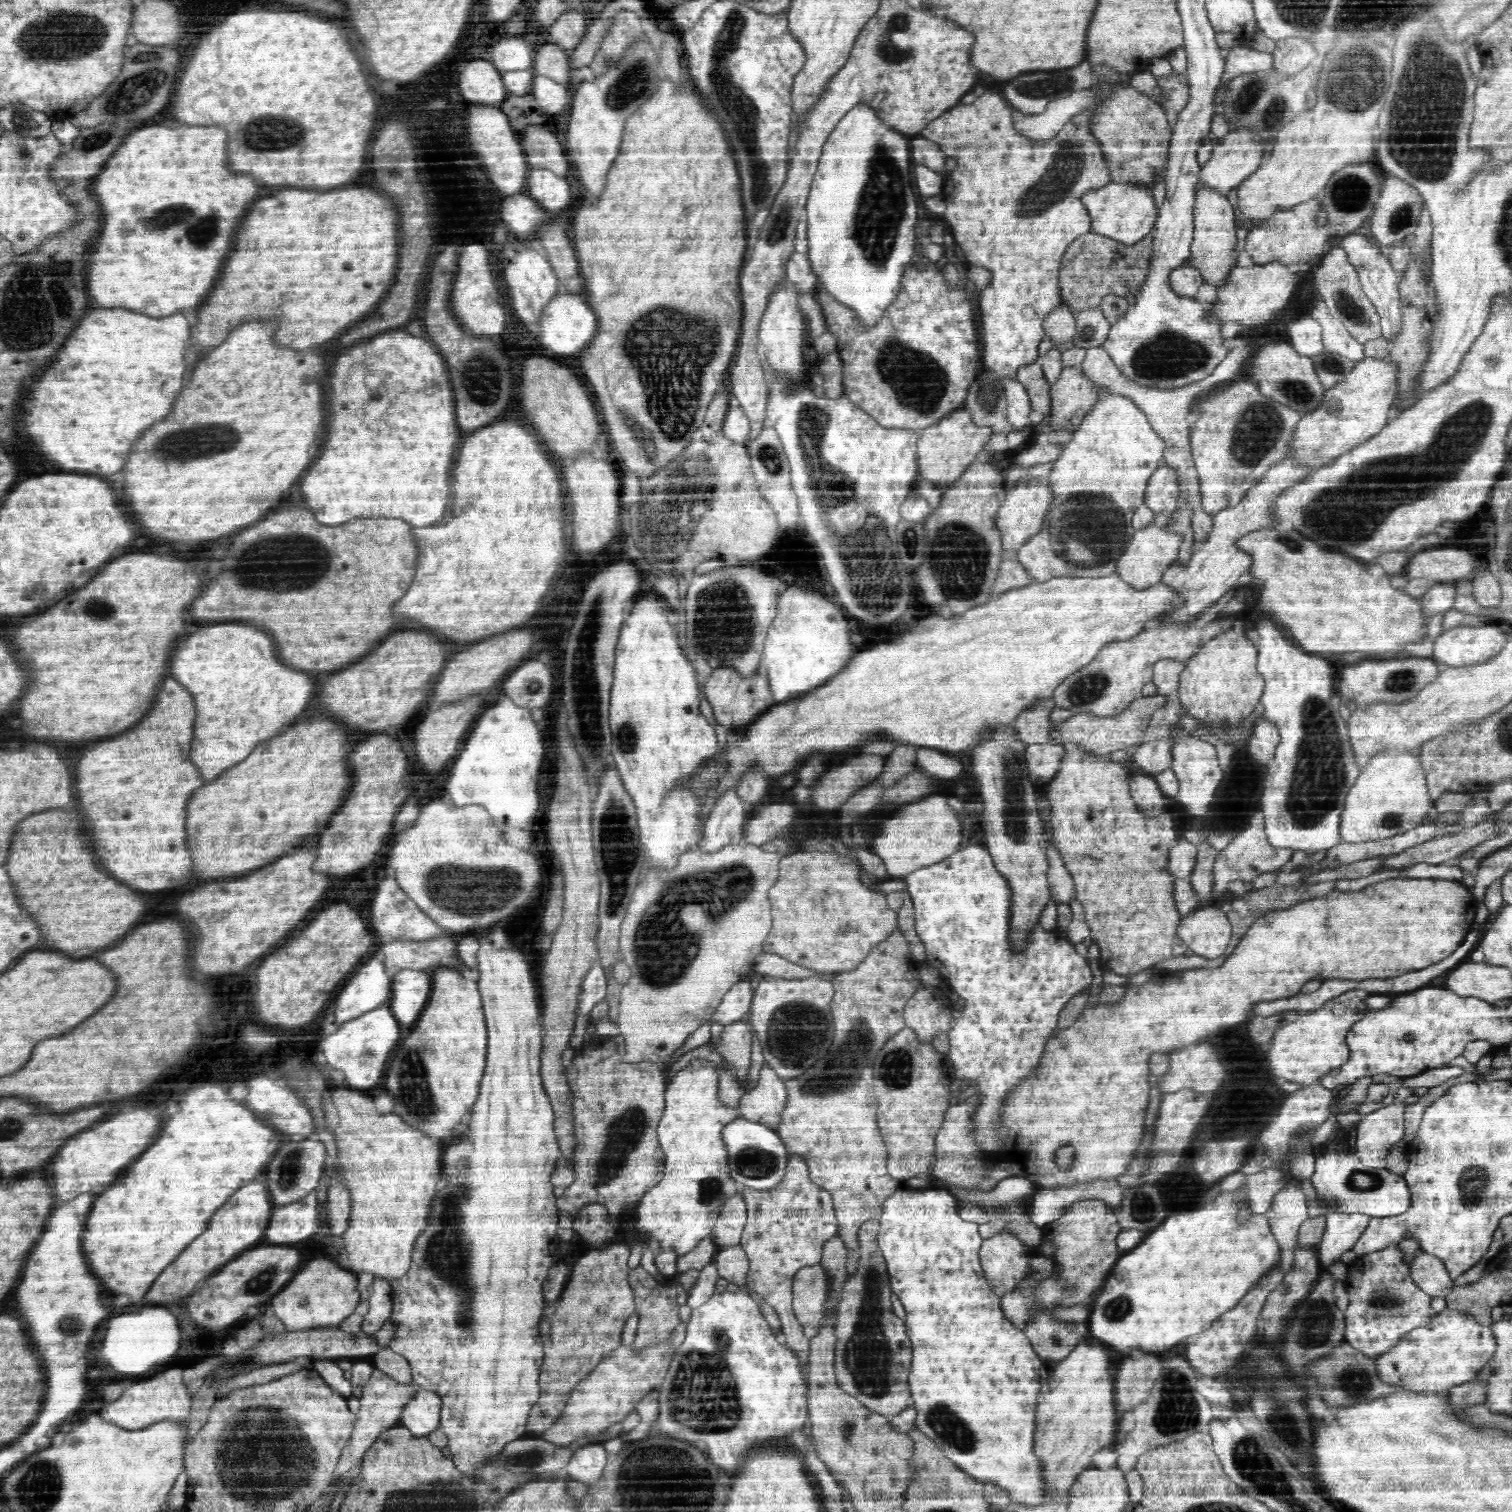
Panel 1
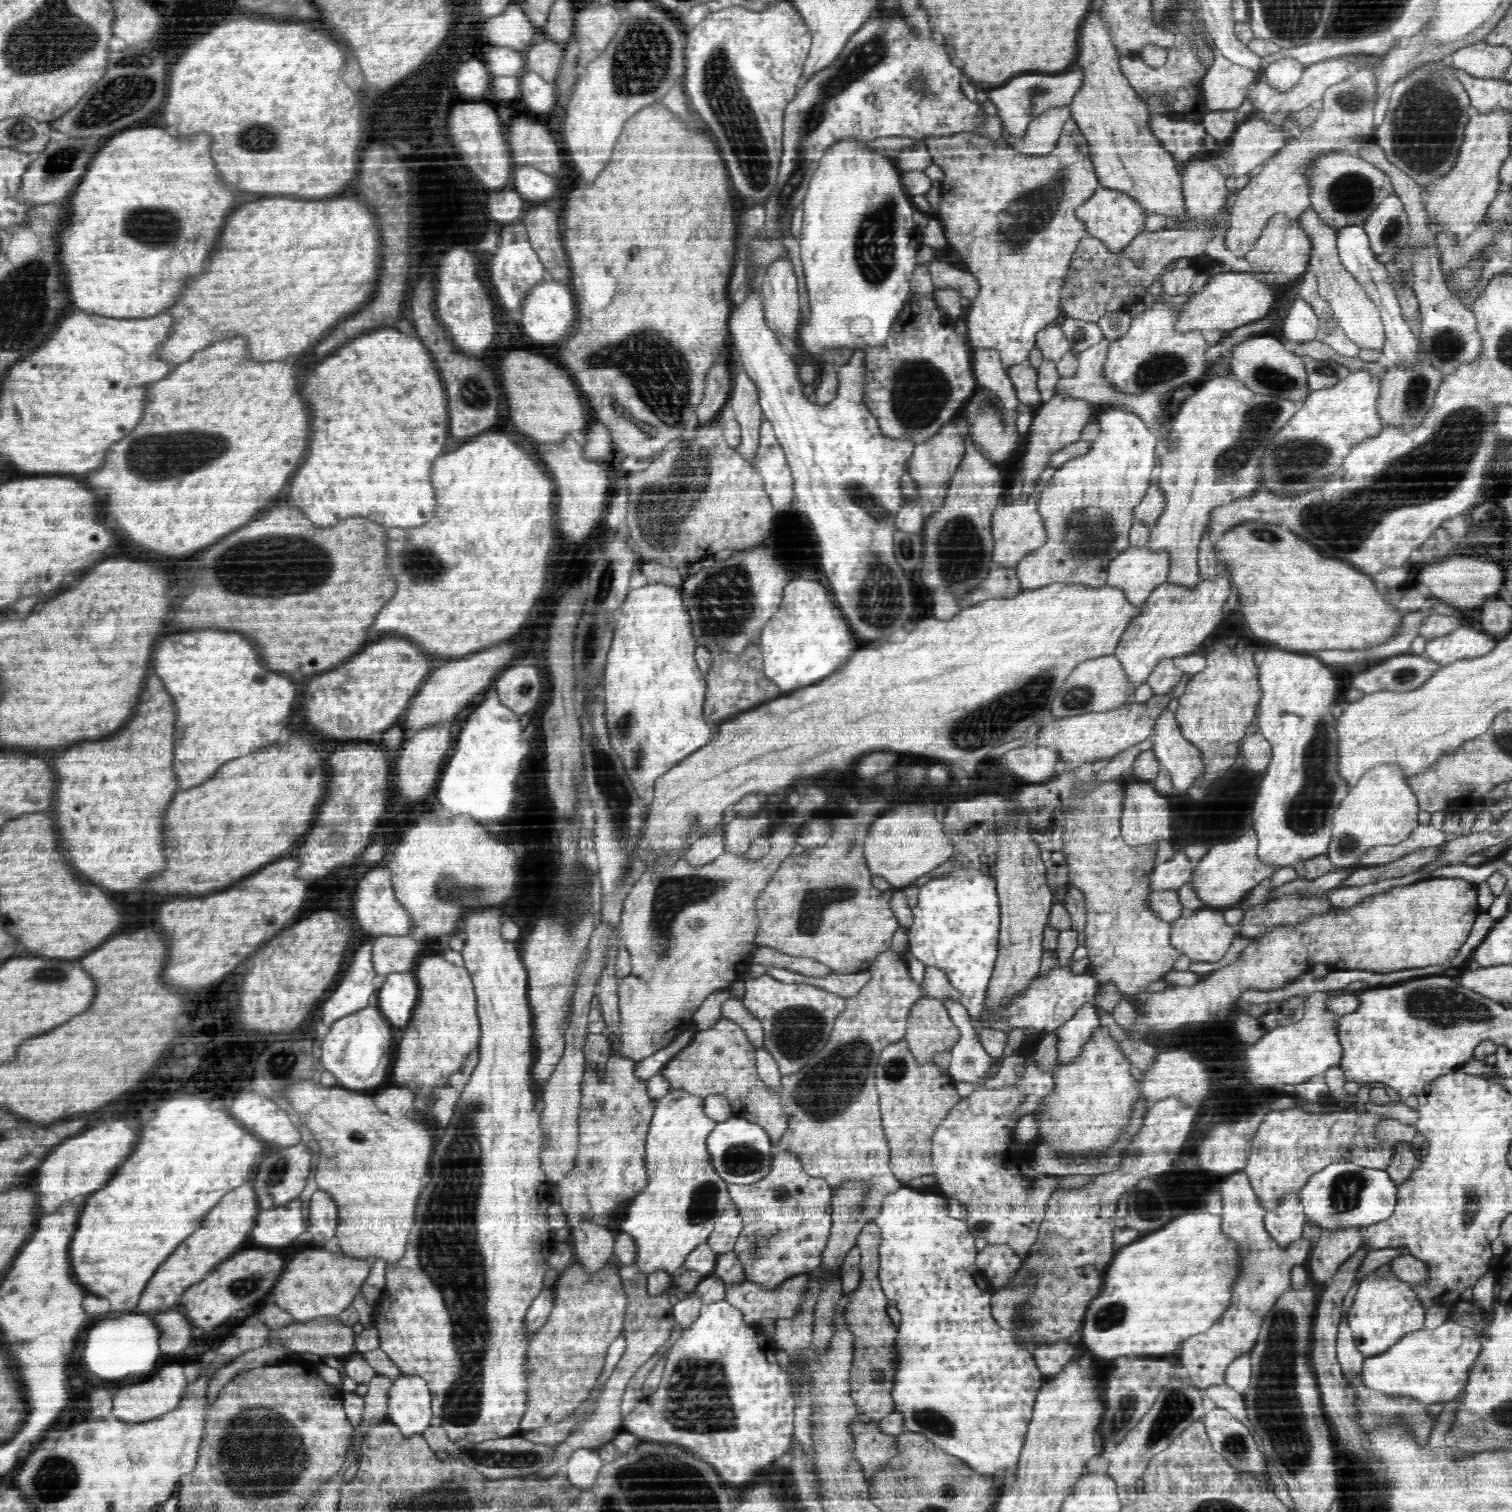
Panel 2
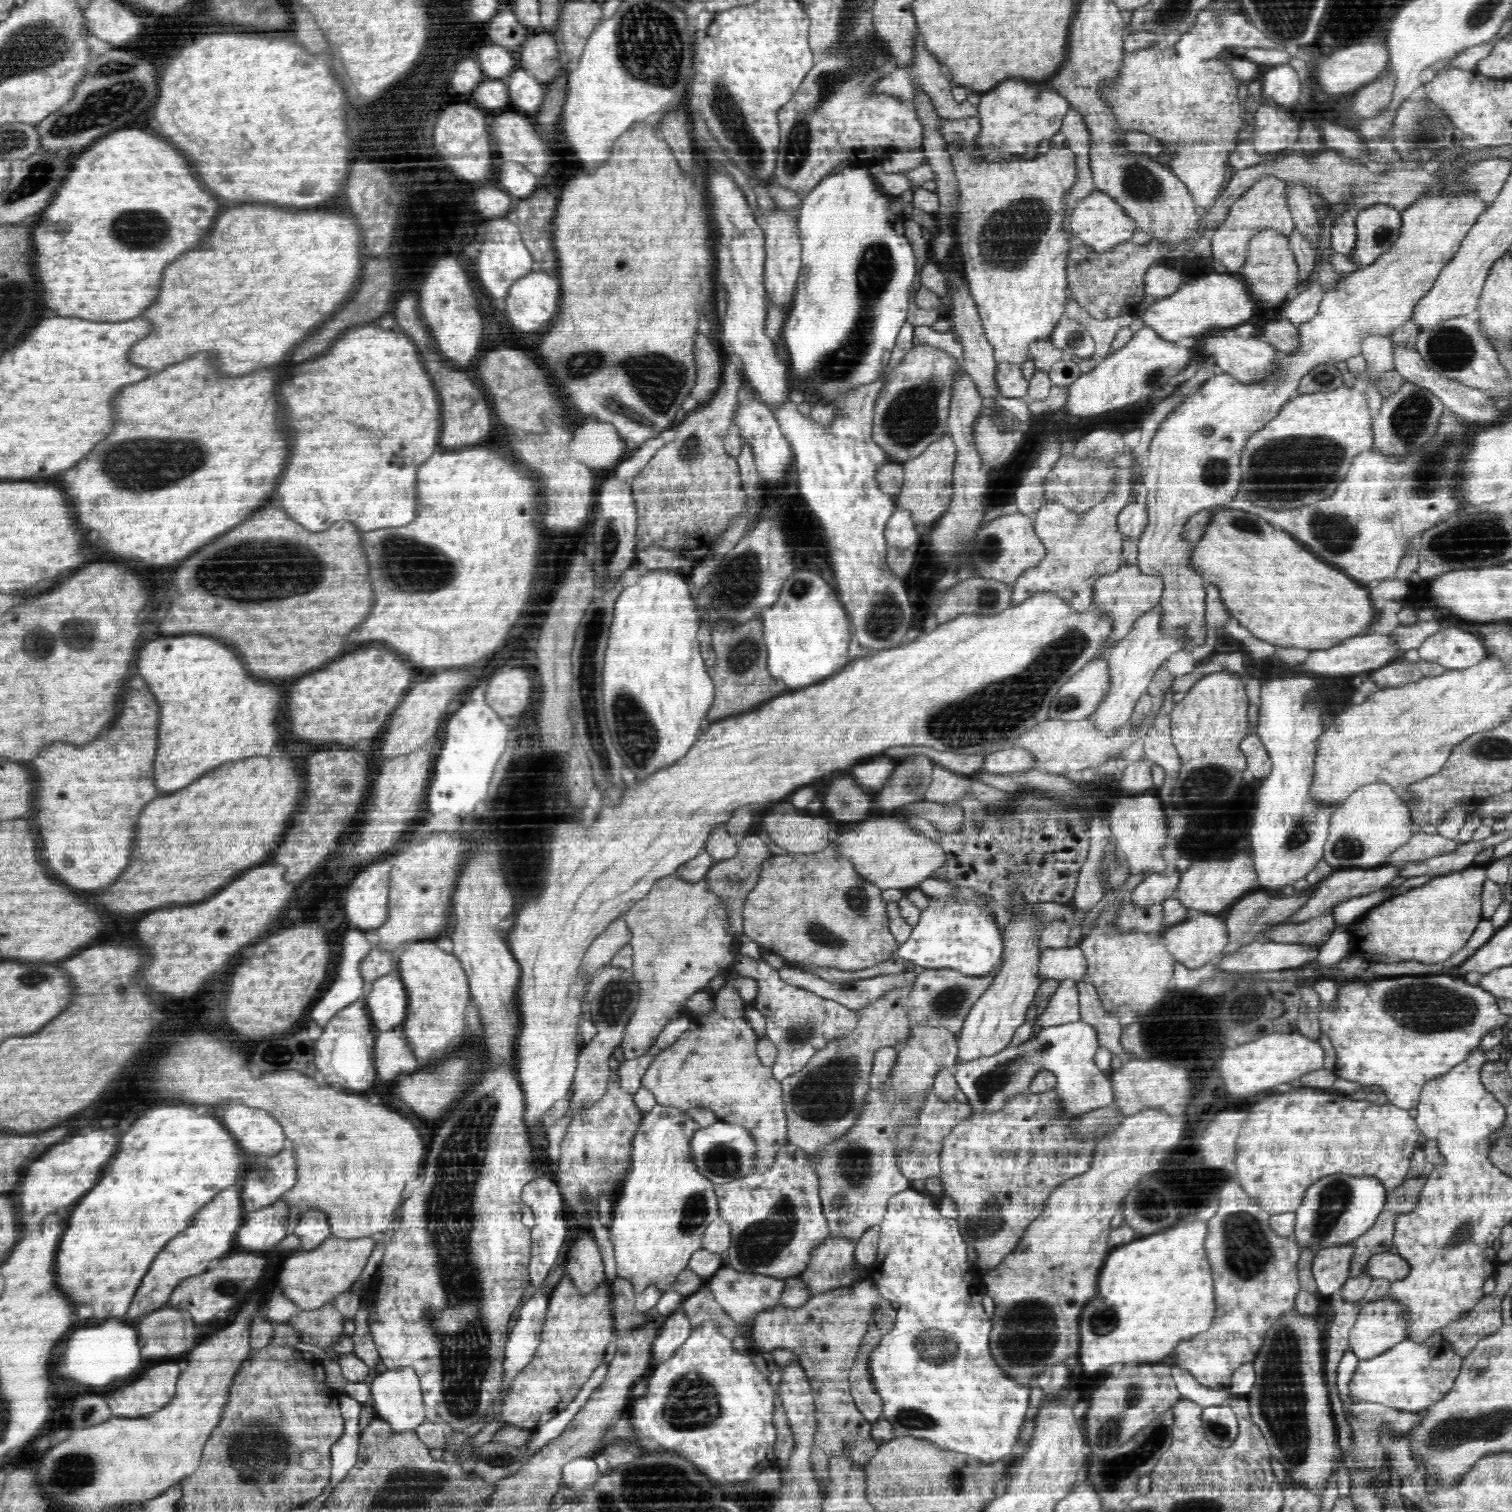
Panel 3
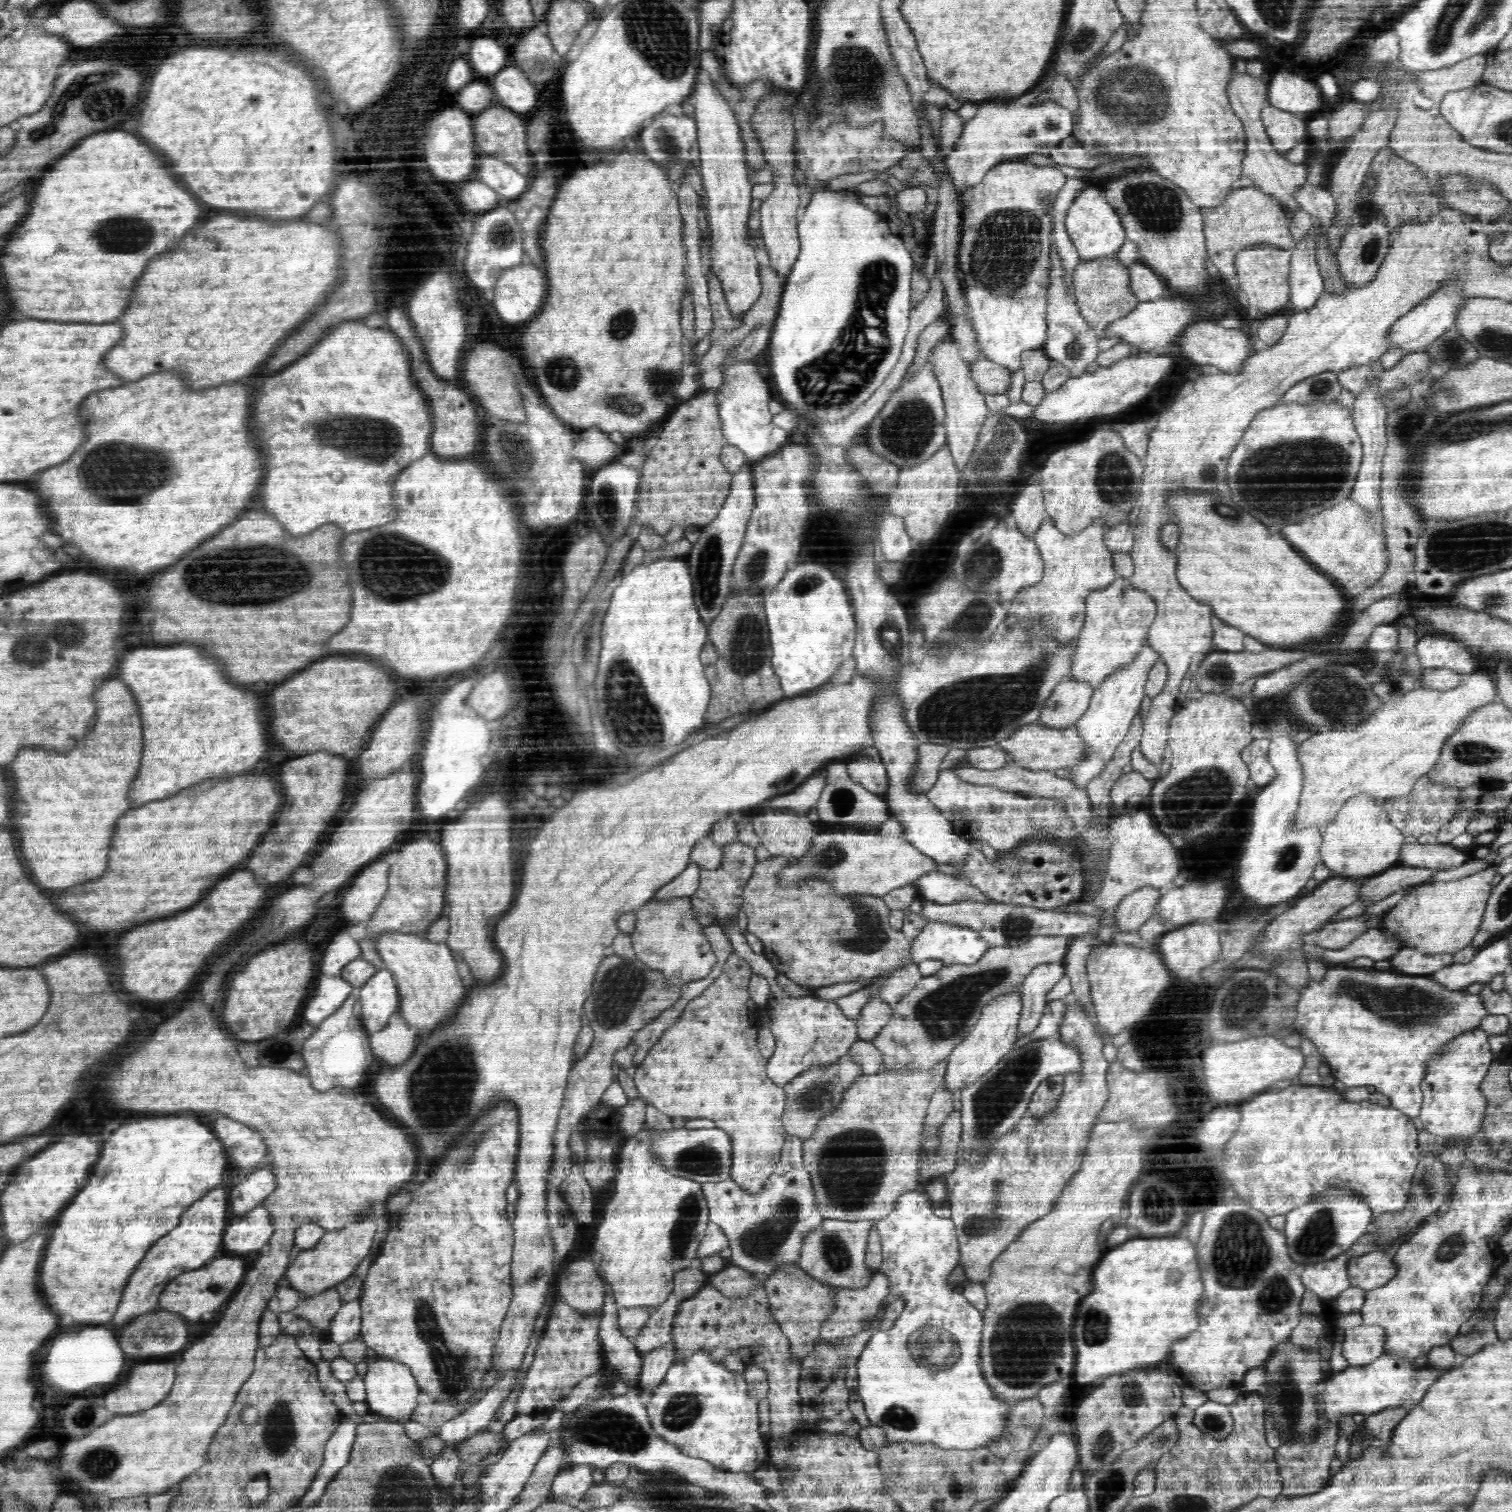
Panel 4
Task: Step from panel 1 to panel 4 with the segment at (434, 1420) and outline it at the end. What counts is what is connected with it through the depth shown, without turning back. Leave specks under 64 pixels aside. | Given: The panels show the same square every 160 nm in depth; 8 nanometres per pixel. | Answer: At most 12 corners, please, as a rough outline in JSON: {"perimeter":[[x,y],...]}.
{"perimeter":[[379,1358],[363,1380],[370,1413],[412,1421],[419,1384],[404,1364]]}

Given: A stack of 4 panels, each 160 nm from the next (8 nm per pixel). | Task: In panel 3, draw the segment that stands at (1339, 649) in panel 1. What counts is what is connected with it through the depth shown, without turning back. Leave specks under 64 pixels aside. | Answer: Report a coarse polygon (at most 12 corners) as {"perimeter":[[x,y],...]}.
{"perimeter":[[1218,511],[1193,565],[1252,636],[1368,634],[1368,588],[1261,516]]}

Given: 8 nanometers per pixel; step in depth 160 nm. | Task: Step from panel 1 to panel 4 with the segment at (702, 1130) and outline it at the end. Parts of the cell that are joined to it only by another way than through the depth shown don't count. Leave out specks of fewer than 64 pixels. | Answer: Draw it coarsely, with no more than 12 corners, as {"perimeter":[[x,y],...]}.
{"perimeter":[[649,1104],[620,1150],[594,1253],[622,1308],[655,1308],[696,1265],[703,1183],[656,1142]]}

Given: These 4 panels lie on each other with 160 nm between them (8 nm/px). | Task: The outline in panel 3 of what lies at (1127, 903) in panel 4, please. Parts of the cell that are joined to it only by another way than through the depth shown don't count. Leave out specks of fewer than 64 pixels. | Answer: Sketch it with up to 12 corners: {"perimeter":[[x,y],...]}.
{"perimeter":[[1174,866],[1150,873],[1131,901],[1140,906],[1176,896],[1180,872]]}

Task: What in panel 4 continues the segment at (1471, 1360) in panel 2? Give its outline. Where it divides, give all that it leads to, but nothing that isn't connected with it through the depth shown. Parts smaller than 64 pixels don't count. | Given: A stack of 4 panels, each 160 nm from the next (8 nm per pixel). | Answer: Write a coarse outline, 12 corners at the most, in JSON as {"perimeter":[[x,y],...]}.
{"perimeter":[[1385,1353],[1333,1373],[1330,1422],[1420,1405],[1446,1373]]}

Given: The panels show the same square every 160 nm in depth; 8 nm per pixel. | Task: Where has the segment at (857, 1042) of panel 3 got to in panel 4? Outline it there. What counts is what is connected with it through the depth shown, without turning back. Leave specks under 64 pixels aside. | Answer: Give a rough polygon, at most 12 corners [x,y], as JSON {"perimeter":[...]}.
{"perimeter":[[849,1052],[784,1084],[787,1135],[810,1140],[866,1075]]}

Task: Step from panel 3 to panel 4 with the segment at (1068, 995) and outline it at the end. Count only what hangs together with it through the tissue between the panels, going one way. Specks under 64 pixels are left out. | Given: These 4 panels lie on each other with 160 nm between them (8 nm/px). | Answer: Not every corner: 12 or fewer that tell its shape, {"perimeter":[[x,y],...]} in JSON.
{"perimeter":[[1069,997],[1049,1002],[1036,1030],[1015,1045],[1057,1035],[1067,1015]]}

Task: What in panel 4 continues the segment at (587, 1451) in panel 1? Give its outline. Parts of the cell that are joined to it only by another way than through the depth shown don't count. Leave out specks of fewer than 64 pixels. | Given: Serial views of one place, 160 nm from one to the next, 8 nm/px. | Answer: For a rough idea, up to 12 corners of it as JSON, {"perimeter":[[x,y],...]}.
{"perimeter":[[571,1464],[552,1485],[558,1501],[575,1503],[594,1484],[590,1464]]}

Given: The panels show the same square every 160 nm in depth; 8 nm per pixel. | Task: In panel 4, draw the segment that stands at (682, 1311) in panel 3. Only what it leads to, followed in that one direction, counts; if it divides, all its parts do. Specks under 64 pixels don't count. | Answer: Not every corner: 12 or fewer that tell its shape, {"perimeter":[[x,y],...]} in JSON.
{"perimeter":[[676,1339],[643,1357],[638,1388],[650,1392],[680,1358]]}

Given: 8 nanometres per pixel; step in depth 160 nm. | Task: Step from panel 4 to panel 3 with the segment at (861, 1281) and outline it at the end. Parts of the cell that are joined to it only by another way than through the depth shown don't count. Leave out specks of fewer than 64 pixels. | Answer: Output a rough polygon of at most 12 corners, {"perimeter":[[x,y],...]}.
{"perimeter":[[830,1238],[795,1277],[808,1299],[855,1282],[854,1242]]}

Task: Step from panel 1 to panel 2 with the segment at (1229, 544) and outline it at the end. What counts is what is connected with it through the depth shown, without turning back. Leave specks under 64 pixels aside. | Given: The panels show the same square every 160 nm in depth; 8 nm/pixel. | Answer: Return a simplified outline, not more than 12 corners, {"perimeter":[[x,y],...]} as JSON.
{"perimeter":[[1229,562],[1158,584],[1114,653],[1145,683],[1220,625]]}

